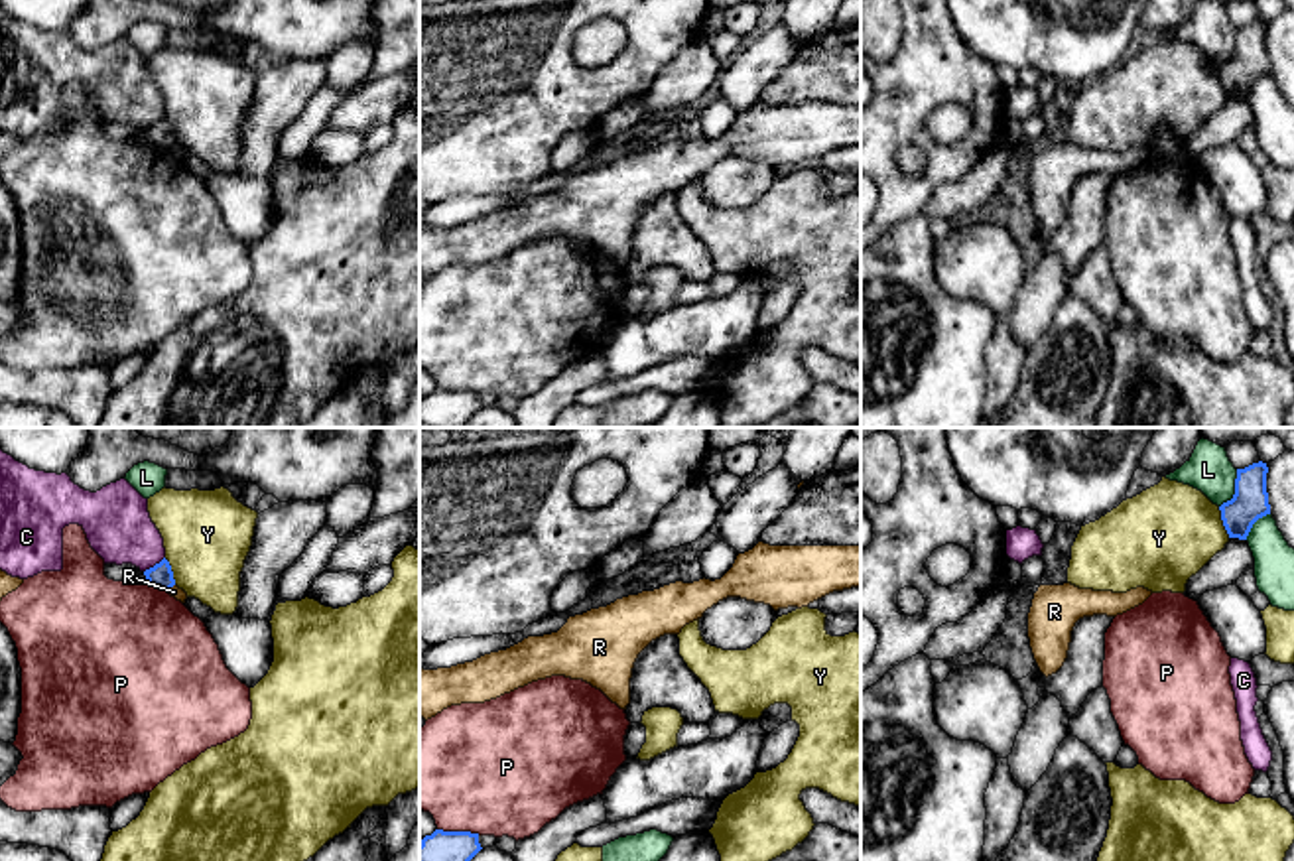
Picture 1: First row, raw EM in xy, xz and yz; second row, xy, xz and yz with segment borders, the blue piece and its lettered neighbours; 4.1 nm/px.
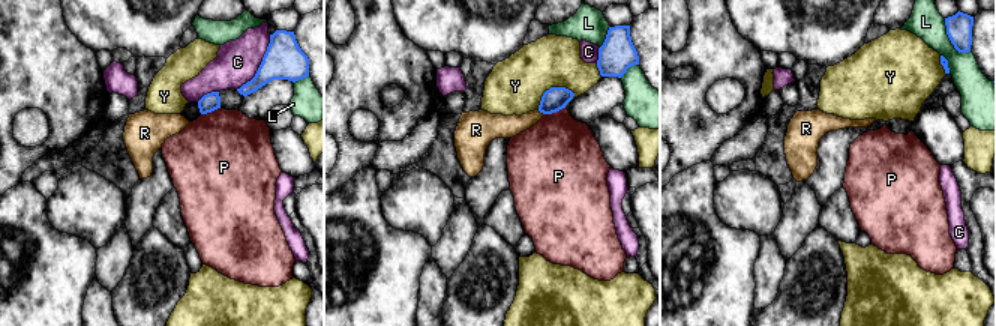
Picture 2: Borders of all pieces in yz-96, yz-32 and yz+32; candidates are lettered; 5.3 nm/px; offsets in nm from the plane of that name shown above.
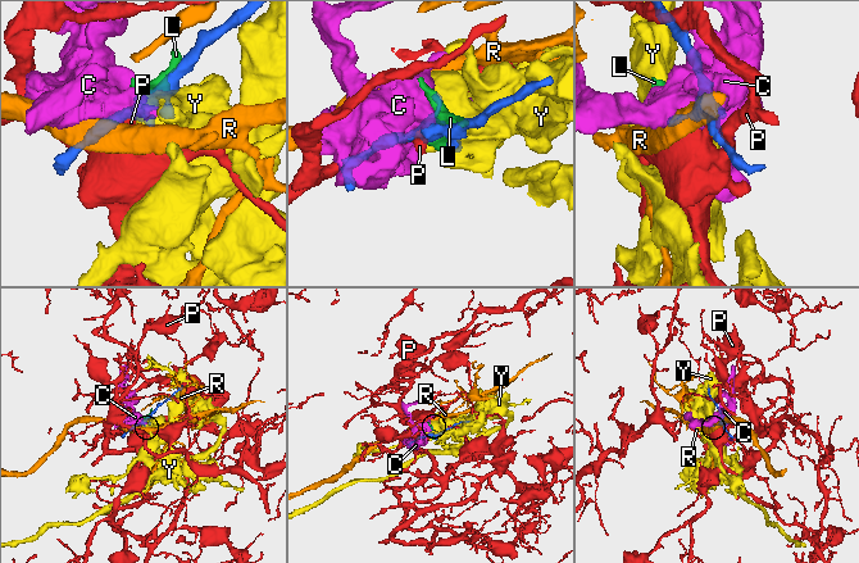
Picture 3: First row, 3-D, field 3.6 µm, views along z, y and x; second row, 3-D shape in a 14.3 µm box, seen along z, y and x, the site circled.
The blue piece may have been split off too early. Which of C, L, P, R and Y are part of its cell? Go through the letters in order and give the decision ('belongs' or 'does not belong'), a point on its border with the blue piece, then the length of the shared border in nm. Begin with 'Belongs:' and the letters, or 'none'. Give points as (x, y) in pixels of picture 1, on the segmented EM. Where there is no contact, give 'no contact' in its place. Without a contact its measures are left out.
Belongs: none
C: does not belong | xy (156, 564) | 110 nm
L: does not belong | yz (1235, 489) | 180 nm
P: does not belong | xz (459, 832) | 180 nm
R: does not belong | xy (170, 588) | 40 nm
Y: does not belong | yz (1224, 523) | 140 nm

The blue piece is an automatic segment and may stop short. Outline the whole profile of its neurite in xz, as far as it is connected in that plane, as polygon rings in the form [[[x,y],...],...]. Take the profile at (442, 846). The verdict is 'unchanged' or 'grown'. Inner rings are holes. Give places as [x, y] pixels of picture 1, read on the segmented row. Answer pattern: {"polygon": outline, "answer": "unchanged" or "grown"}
{"polygon": [[[435,829],[420,843],[420,861],[471,861],[479,851],[479,833]]], "answer": "unchanged"}

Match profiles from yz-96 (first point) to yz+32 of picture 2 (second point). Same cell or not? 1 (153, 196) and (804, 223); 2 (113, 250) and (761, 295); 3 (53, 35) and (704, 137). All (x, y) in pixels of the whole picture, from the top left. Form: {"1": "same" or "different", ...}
{"1": "different", "2": "different", "3": "same"}

